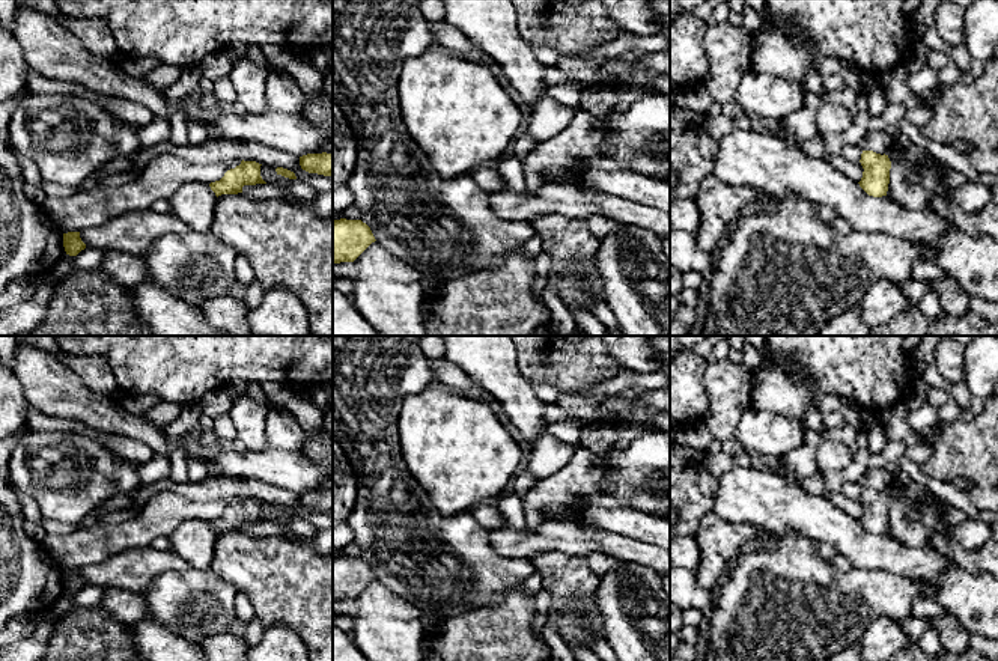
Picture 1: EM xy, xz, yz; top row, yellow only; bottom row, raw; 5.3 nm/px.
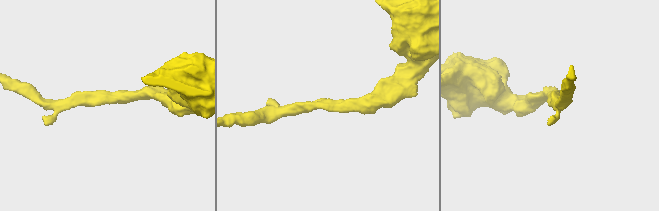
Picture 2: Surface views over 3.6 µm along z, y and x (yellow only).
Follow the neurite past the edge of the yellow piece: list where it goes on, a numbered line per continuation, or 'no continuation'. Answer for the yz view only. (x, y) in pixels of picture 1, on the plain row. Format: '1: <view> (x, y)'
no continuation

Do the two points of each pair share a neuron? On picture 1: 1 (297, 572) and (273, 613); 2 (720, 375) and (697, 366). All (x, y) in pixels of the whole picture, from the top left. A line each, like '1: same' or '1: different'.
1: same
2: different

